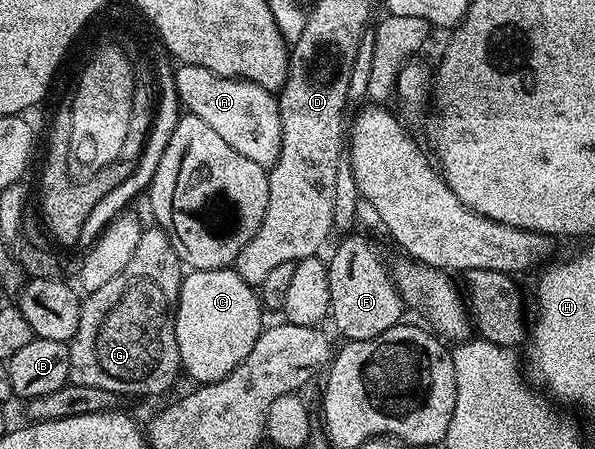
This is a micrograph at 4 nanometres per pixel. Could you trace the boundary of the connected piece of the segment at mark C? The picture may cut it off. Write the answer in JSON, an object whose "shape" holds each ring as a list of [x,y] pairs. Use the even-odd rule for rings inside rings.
{"shape":[[[237,269],[225,270],[190,270],[180,284],[178,307],[174,313],[176,328],[176,344],[178,345],[178,361],[184,374],[194,381],[194,384],[205,384],[224,380],[252,352],[252,344],[262,334],[264,329],[264,307],[256,293],[255,287],[247,284],[238,275]]]}

